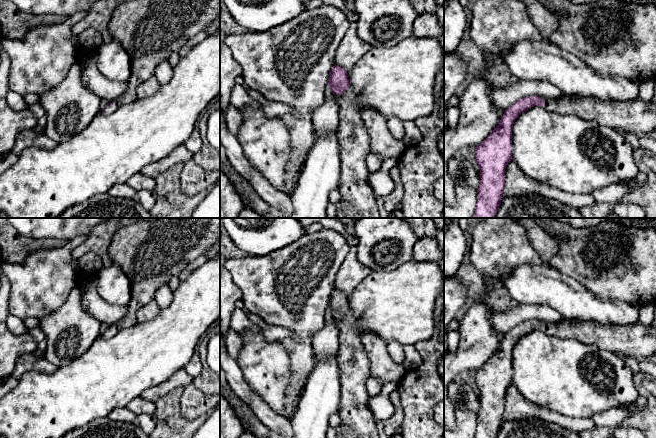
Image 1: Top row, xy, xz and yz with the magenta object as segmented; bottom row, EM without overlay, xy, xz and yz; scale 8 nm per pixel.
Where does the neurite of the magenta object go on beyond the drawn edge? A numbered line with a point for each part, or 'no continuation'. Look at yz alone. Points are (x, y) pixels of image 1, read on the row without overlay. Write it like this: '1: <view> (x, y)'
1: yz (637, 340)

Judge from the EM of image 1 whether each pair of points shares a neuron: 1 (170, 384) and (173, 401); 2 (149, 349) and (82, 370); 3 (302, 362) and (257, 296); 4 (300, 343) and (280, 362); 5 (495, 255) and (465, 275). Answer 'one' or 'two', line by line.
1: two
2: one
3: one
4: two
5: two

